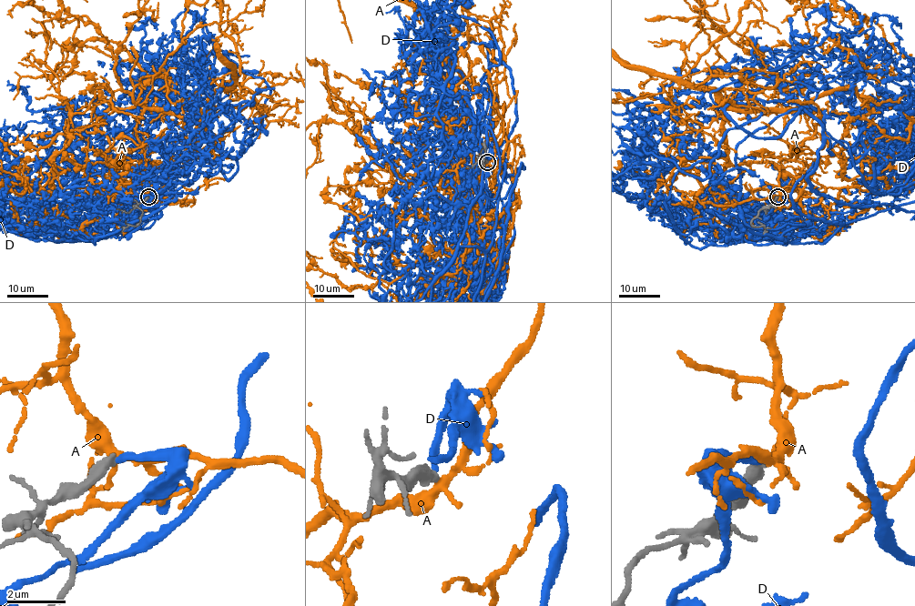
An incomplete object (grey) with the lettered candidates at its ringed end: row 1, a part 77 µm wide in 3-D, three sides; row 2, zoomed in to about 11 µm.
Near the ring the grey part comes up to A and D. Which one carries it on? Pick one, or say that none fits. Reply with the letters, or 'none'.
A

